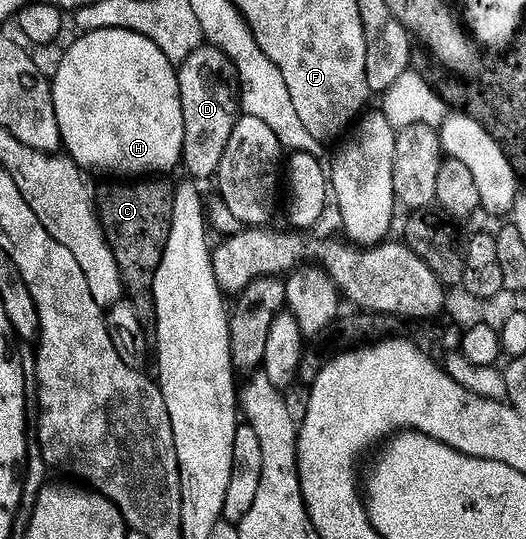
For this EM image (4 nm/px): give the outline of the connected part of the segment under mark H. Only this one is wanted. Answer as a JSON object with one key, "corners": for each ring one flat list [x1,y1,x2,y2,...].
{"corners":[[100,29,83,32,63,53,50,82,61,146,81,170,124,177,126,173,156,175,181,162,184,140,181,99,175,64,154,41,132,30]]}

